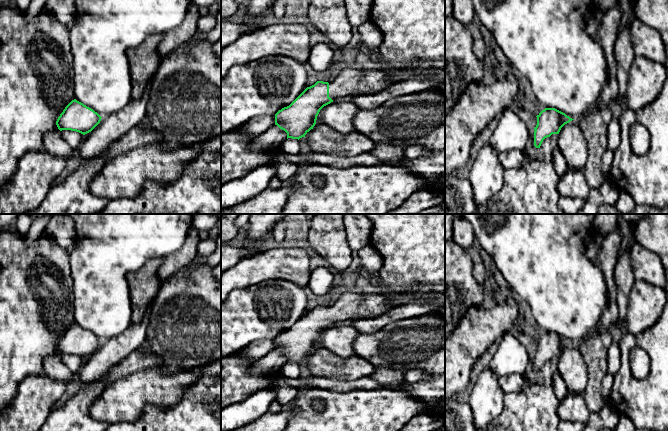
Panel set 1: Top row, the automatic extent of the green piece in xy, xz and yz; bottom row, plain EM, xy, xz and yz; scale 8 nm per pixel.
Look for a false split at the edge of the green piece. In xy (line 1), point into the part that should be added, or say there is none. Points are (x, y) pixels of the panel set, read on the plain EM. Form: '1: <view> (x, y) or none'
1: none

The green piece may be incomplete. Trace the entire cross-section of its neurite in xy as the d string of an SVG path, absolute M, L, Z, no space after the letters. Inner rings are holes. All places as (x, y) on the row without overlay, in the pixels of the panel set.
M74 323L60 338L56 349L60 355L71 354L85 359L100 347L101 342L93 333Z

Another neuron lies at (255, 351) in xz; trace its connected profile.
M264 339L244 347L240 355L248 360L258 361L274 349L275 339Z

